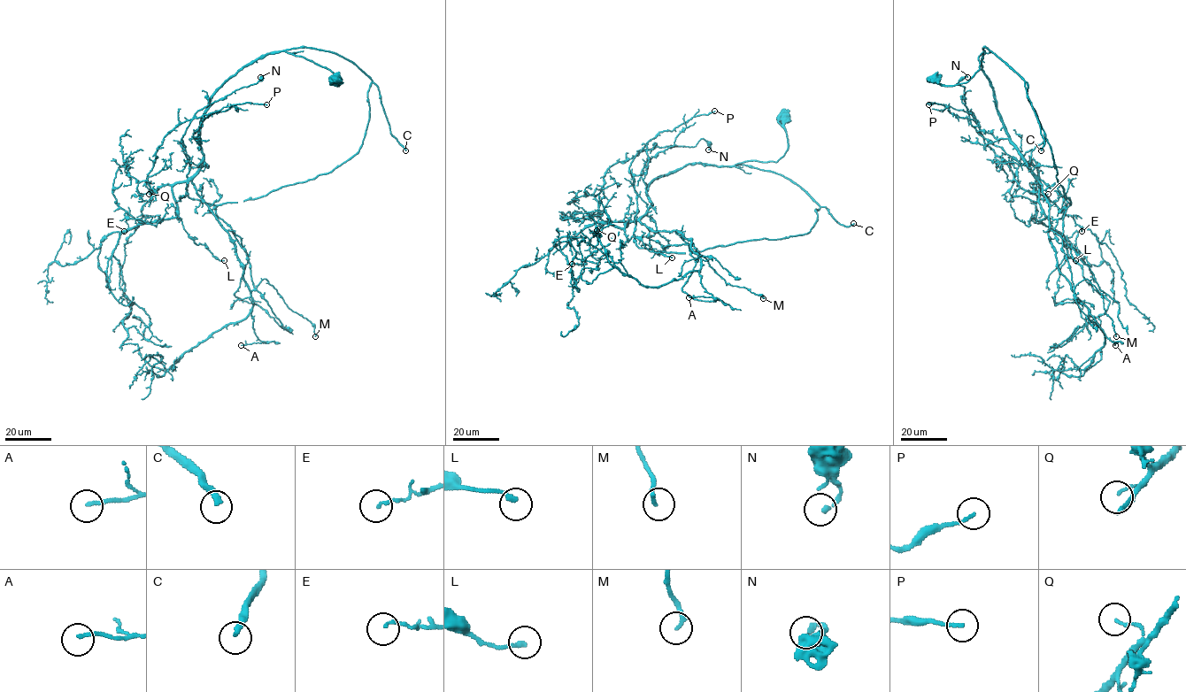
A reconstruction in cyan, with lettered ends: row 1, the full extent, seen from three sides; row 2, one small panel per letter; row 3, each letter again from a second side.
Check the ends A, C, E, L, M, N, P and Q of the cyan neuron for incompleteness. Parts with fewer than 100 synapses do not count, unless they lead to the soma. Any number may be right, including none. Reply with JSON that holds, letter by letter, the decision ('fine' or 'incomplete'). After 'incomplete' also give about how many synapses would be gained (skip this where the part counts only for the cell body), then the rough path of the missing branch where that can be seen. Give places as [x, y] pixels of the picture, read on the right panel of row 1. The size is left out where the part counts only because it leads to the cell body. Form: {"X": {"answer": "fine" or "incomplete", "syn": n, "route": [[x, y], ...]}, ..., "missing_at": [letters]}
{"A": {"answer": "fine"}, "C": {"answer": "incomplete", "syn": 160, "route": [[1041, 150], [1042, 158], [1077, 185], [1065, 174], [1022, 158], [1012, 148], [1004, 118], [972, 88], [967, 65]]}, "E": {"answer": "fine"}, "L": {"answer": "fine"}, "M": {"answer": "fine"}, "N": {"answer": "fine"}, "P": {"answer": "fine"}, "Q": {"answer": "fine"}, "missing_at": ["C"]}

